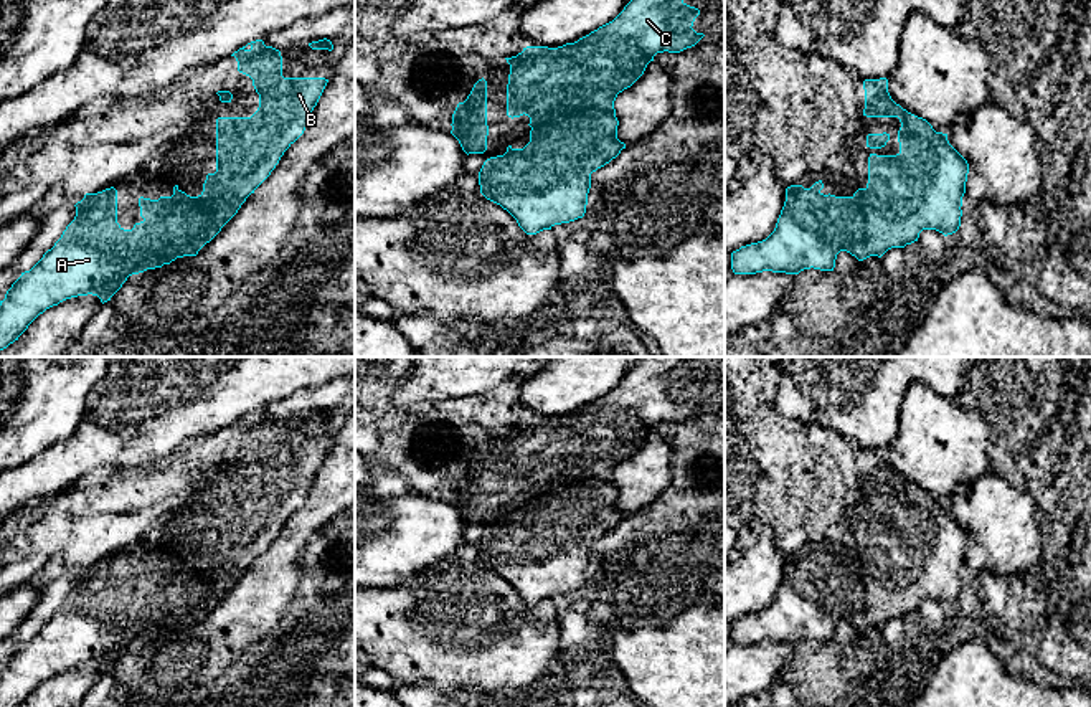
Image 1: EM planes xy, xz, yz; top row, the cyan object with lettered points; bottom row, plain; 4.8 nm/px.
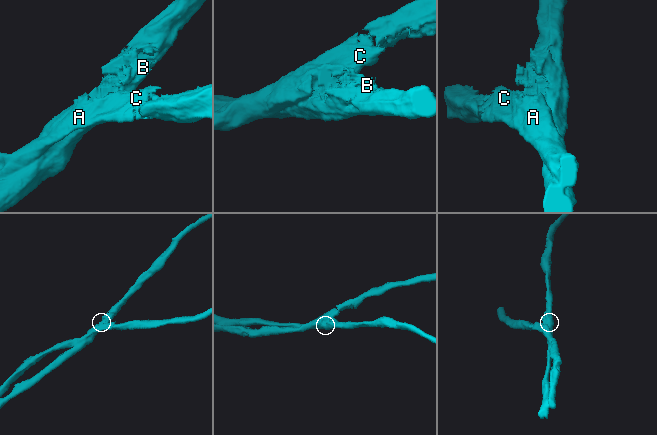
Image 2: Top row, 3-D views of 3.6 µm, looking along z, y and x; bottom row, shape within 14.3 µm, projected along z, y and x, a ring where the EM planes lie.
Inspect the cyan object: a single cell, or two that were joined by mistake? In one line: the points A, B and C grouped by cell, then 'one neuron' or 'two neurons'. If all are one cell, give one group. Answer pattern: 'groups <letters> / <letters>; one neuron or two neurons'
groups A C / B; two neurons

